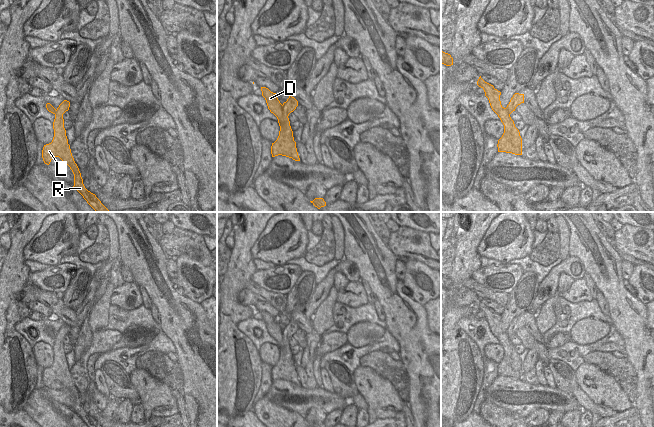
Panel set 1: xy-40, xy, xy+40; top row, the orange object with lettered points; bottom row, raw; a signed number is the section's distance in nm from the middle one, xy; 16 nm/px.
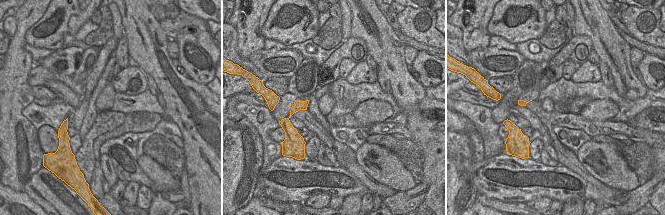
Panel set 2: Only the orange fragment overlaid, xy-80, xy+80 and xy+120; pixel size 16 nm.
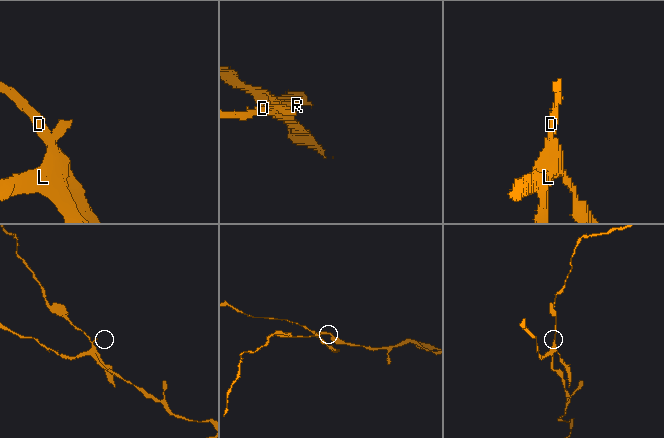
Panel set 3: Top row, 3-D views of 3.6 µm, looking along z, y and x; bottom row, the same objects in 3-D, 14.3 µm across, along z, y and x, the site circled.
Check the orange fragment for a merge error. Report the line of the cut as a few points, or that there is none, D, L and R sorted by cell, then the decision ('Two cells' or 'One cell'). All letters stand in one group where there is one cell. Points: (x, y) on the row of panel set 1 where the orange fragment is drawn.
Split along xy+40 (505, 127), (509, 131), (511, 143), (521, 151). Groups: D / L R. Two cells.

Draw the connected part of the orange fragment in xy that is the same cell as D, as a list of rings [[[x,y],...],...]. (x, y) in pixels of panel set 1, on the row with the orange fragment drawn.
[[[261,87],[261,91],[262,96],[266,100],[268,109],[277,117],[278,123],[281,123],[283,119],[283,105],[278,100],[276,93],[271,92],[266,87]]]

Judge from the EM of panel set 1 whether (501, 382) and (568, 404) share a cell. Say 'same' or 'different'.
same

